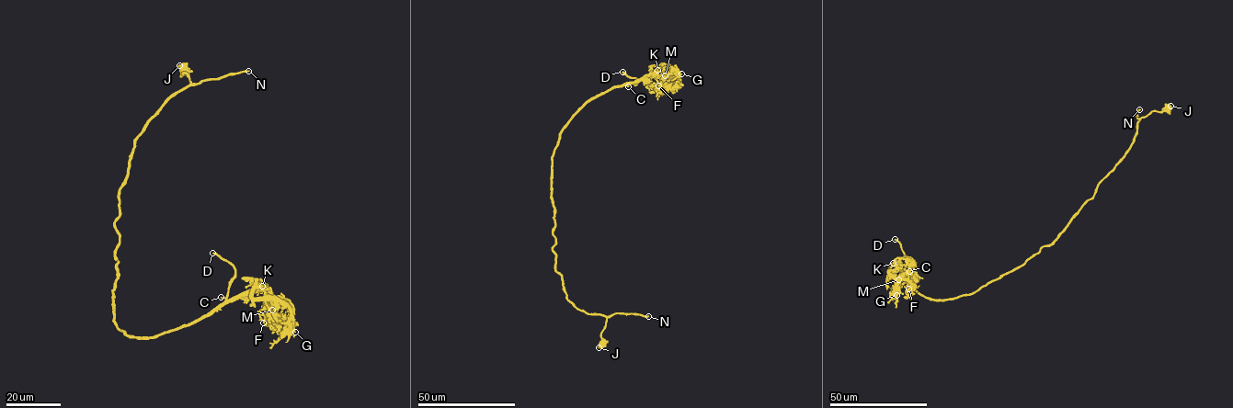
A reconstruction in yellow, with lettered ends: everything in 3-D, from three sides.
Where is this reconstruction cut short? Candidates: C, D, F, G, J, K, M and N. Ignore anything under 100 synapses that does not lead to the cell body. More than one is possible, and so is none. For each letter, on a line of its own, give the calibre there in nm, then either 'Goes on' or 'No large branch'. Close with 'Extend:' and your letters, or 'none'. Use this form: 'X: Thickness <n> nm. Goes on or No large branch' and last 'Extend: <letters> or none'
C: Thickness 160 nm. No large branch
D: Thickness 360 nm. Goes on
F: Thickness 220 nm. No large branch
G: Thickness 170 nm. No large branch
J: Thickness 550 nm. No large branch
K: Thickness 280 nm. No large branch
M: Thickness 200 nm. No large branch
N: Thickness 360 nm. Goes on
Extend: D, N

